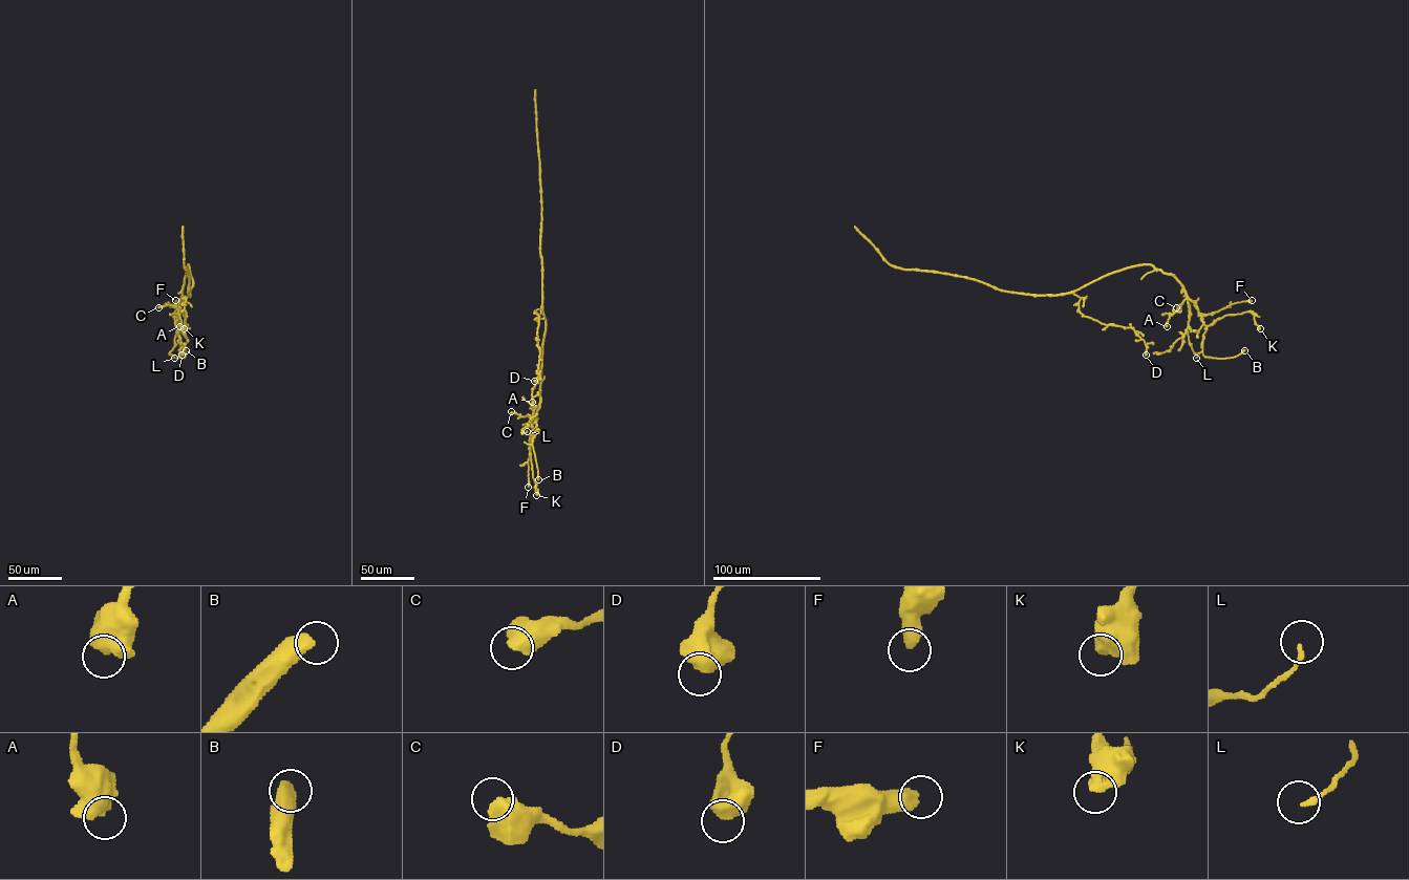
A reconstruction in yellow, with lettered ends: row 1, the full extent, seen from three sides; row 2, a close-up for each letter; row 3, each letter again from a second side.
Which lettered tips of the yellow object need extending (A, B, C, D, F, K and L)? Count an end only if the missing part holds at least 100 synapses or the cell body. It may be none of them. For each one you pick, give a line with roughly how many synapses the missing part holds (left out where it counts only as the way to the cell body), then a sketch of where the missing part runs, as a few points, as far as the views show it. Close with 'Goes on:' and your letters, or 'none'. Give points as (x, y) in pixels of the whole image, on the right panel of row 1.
Goes on: none

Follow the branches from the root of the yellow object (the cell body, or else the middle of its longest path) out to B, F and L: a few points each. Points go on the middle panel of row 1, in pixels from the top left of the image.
B: (543, 315), (539, 406), (532, 440), (529, 440), (533, 437), (538, 479)
F: (543, 315), (539, 406), (530, 437), (528, 487)
L: (543, 315), (539, 406), (535, 422), (529, 422), (521, 429), (522, 432), (527, 431)

